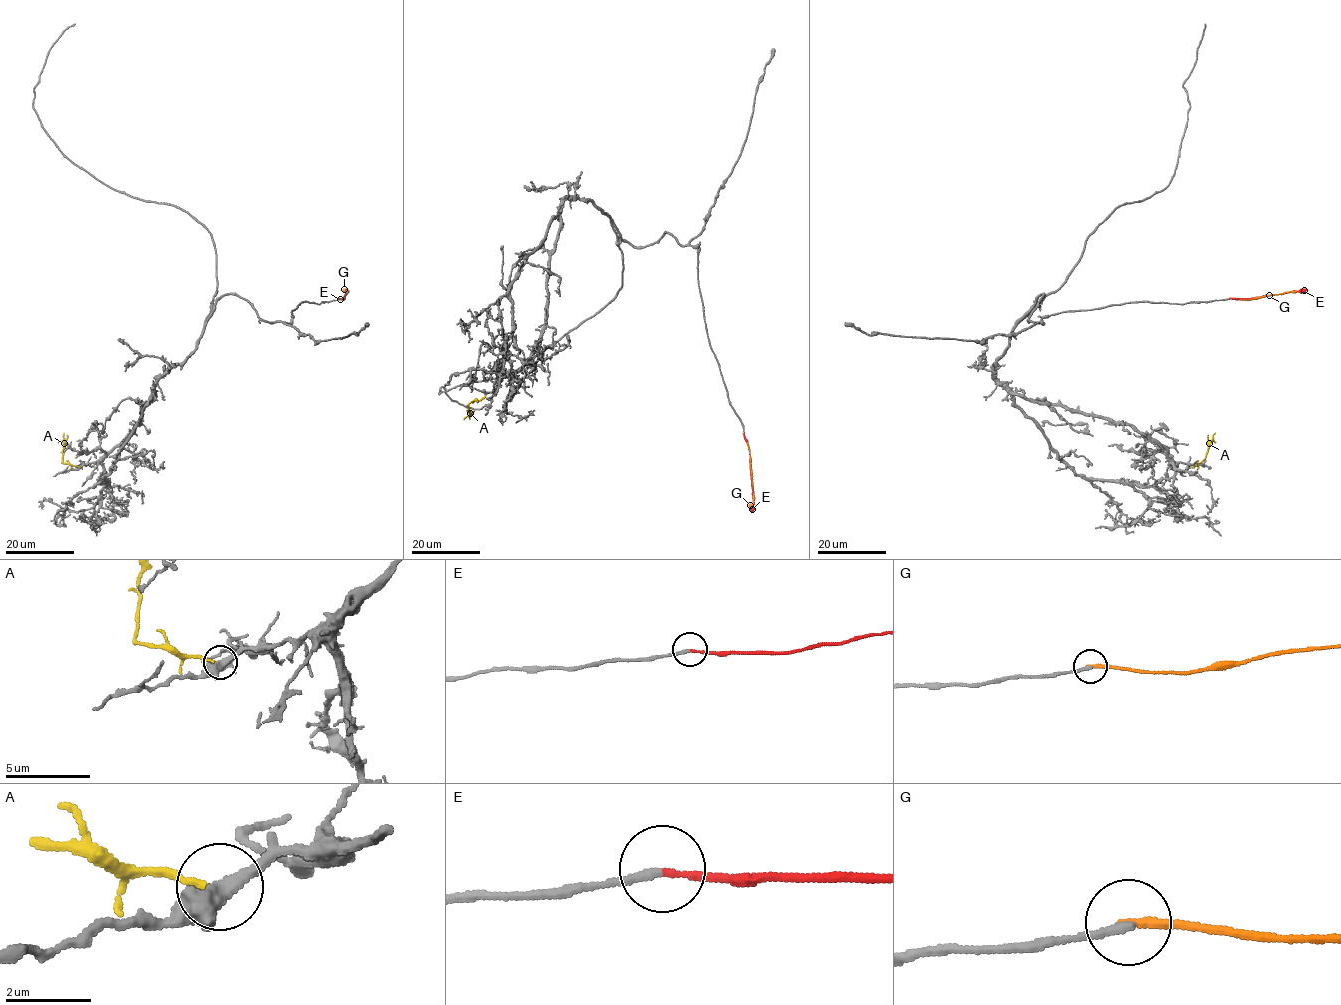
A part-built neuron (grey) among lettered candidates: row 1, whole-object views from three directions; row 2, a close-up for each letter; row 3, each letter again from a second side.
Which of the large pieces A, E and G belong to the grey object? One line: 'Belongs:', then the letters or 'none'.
Belongs: E

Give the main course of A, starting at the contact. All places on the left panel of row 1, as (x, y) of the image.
A: (79, 467), (62, 462), (64, 433)

